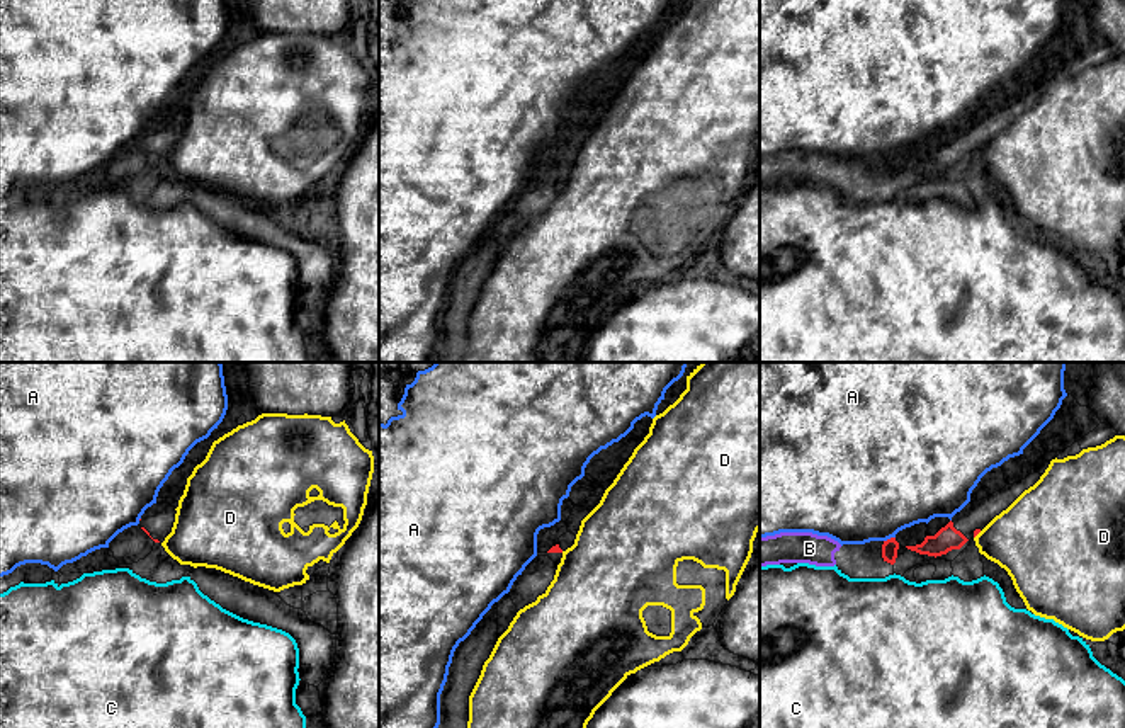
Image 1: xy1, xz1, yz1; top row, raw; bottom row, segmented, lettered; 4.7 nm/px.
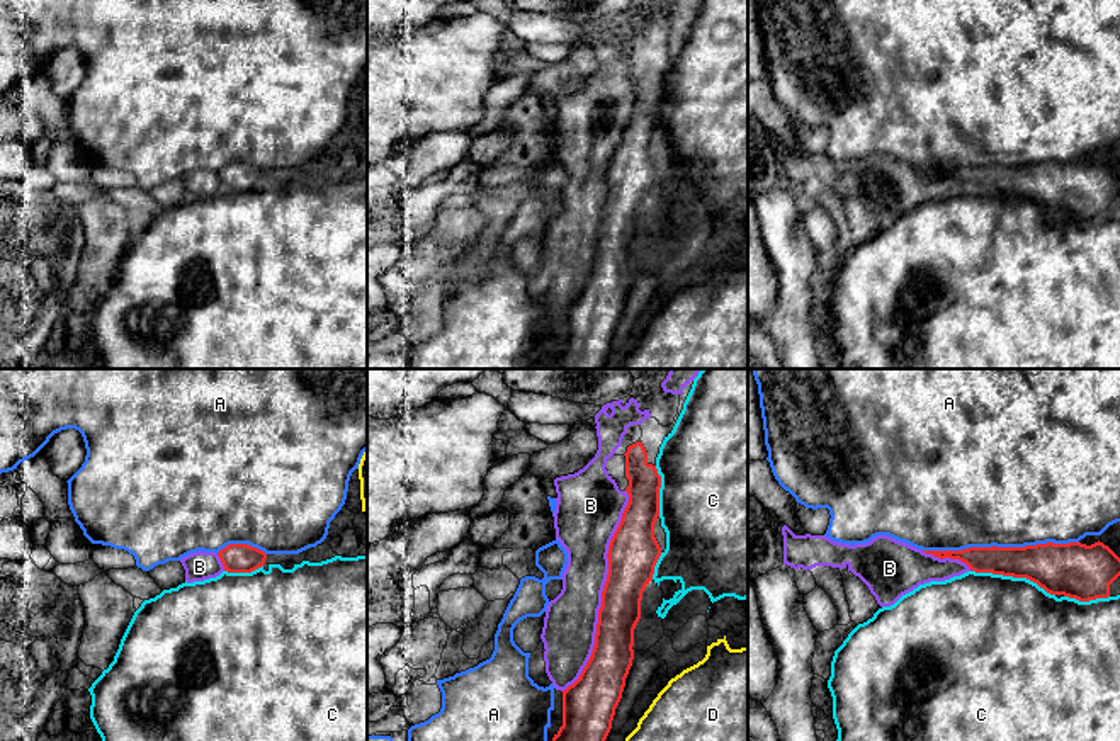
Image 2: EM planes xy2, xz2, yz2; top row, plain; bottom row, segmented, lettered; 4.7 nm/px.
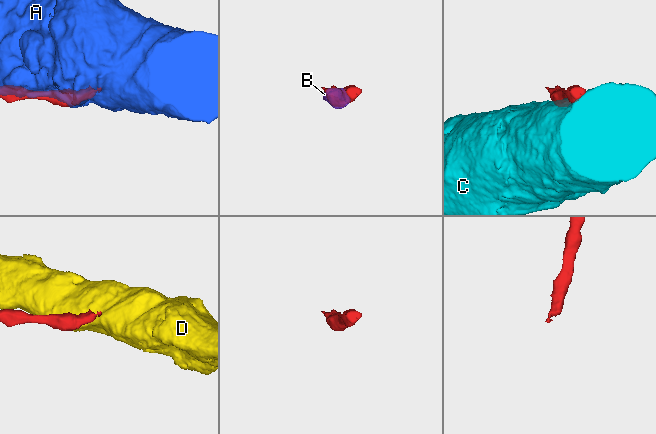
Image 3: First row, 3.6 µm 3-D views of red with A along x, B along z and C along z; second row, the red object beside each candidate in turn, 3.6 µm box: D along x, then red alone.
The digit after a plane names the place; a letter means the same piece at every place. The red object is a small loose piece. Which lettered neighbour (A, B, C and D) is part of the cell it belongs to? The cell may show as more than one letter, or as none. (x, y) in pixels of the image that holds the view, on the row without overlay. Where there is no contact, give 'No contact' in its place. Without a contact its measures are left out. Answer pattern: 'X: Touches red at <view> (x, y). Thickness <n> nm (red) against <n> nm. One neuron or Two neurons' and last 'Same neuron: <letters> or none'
A: Touches red at yz2 (1000, 167). Thickness 220 nm (red) against 480 nm. Two neurons
B: Touches red at xz2 (602, 211). Thickness 240 nm (red) against 260 nm. Two neurons
C: Touches red at yz2 (1013, 196). Thickness 240 nm (red) against 500 nm. Two neurons
D: Touches red at yz1 (978, 152). Thickness 20 nm (red) against 360 nm. Two neurons
Same neuron: none

